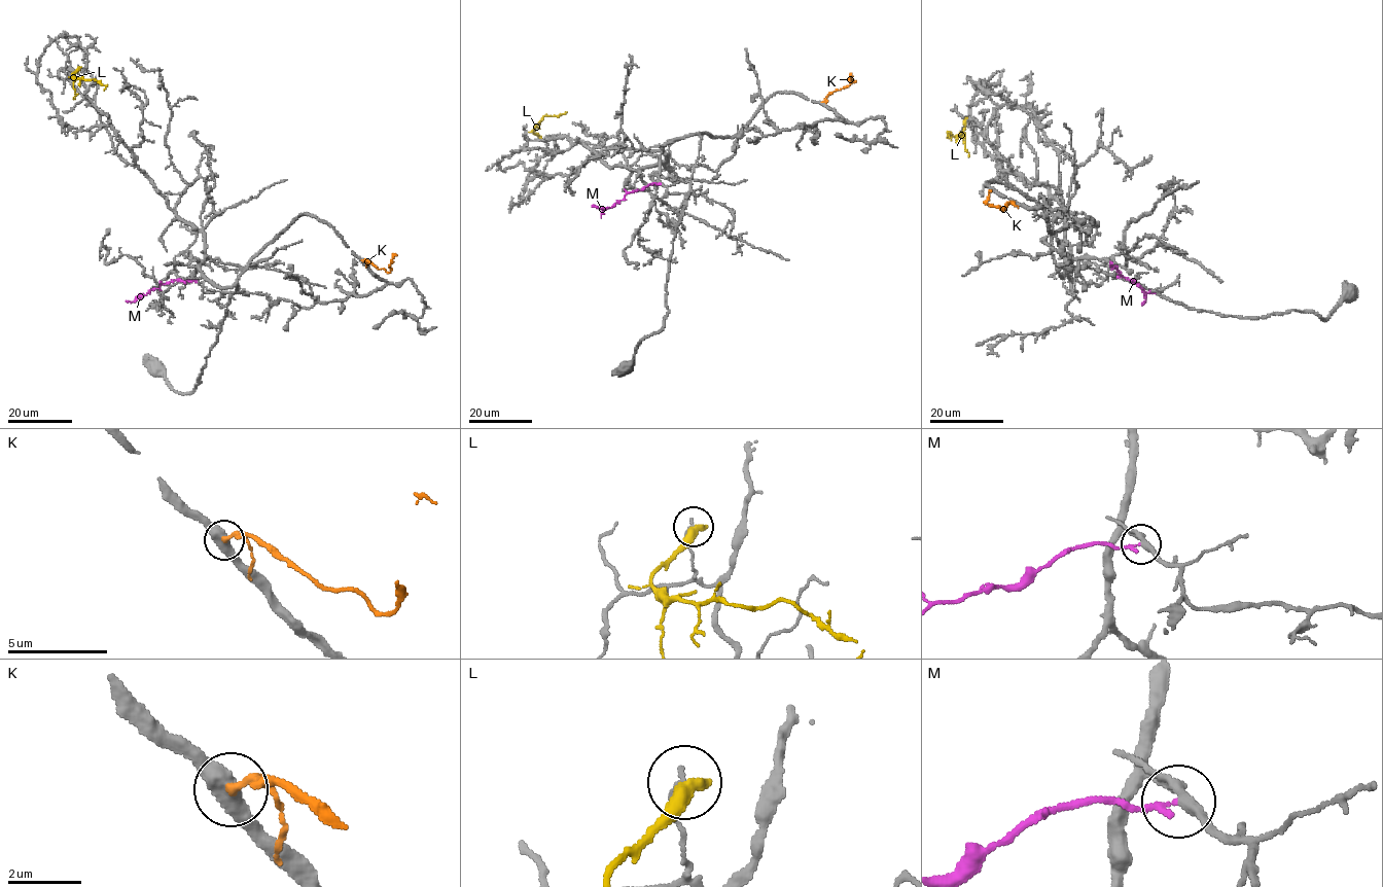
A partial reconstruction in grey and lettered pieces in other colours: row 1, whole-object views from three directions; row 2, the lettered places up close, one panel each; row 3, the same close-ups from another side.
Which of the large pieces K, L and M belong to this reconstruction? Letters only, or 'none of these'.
none of these

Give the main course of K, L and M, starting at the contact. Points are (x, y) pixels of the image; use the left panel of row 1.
K: (362, 260), (388, 272), (392, 255), (396, 255)
L: (78, 67), (72, 76), (95, 79), (105, 85), (104, 90)
M: (197, 281), (177, 280), (164, 283), (139, 299), (126, 302)

